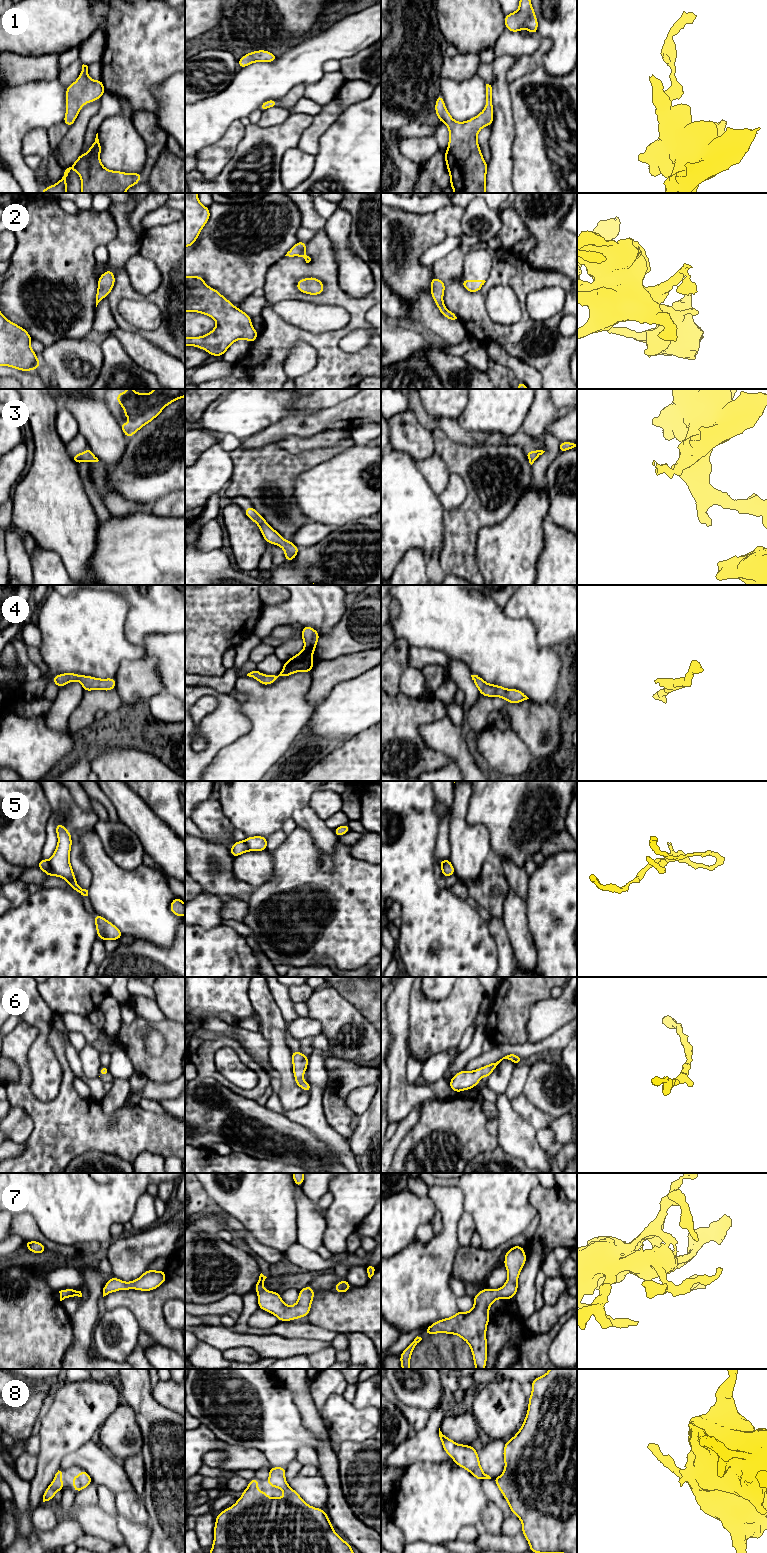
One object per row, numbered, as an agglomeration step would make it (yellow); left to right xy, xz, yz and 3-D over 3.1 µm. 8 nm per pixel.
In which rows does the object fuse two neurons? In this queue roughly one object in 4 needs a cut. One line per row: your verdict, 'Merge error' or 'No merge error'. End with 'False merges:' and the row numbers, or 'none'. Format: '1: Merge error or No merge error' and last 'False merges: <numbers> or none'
1: No merge error
2: No merge error
3: No merge error
4: No merge error
5: Merge error
6: No merge error
7: No merge error
8: No merge error
False merges: 5

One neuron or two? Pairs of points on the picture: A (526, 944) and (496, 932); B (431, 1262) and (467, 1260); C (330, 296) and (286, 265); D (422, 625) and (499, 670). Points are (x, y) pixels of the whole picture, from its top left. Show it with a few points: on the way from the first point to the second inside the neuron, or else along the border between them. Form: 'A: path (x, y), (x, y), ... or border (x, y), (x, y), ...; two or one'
A: border (501, 918), (510, 941), (514, 960); two
B: border (460, 1246), (455, 1257), (453, 1273), (451, 1275); two
C: path (329, 282), (316, 269), (300, 269); one
D: path (441, 625), (454, 625), (480, 651); one

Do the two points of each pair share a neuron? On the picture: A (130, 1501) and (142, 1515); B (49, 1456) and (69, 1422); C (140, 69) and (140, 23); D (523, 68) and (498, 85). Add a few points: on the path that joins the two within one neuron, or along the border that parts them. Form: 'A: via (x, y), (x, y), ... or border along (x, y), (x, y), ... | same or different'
A: via (131, 1504), (139, 1512) | same
B: via (53, 1448), (64, 1430) | same
C: via (140, 58), (140, 34) | same
D: border along (519, 60), (507, 73), (508, 83) | different

